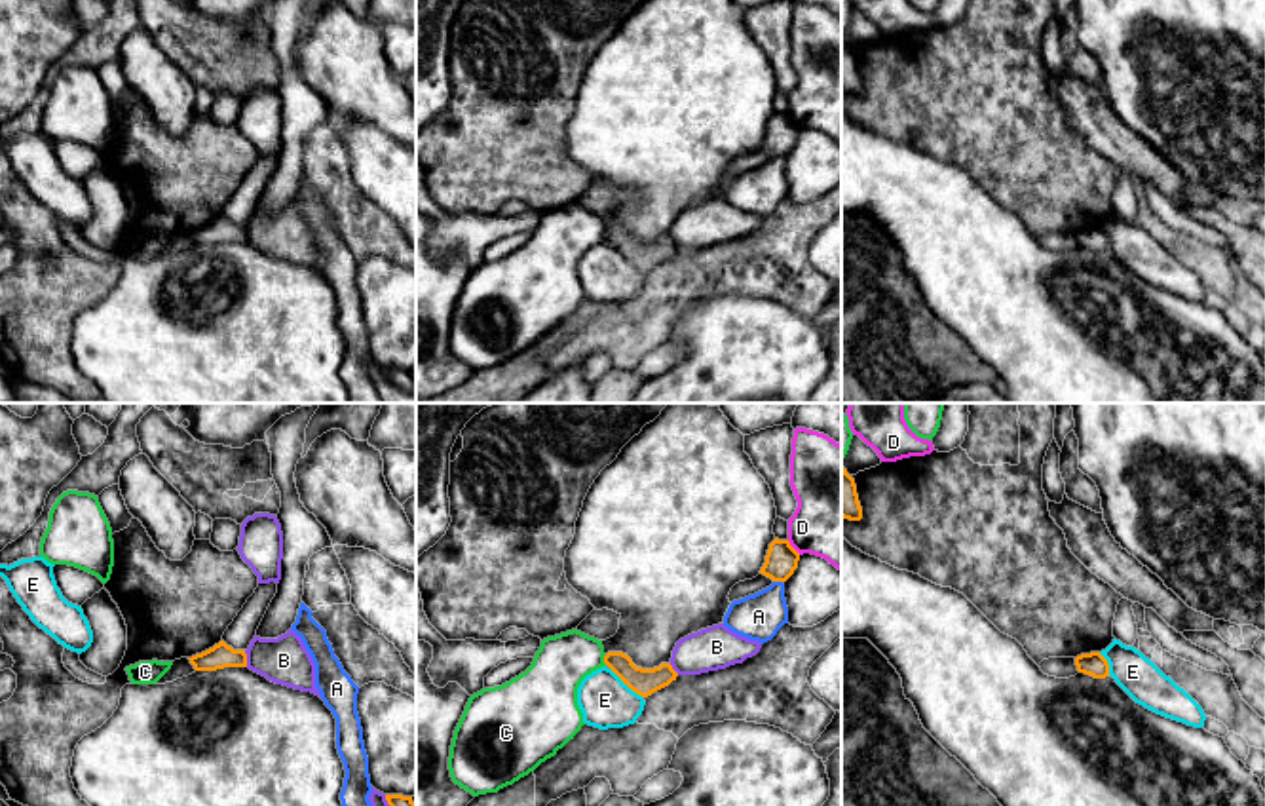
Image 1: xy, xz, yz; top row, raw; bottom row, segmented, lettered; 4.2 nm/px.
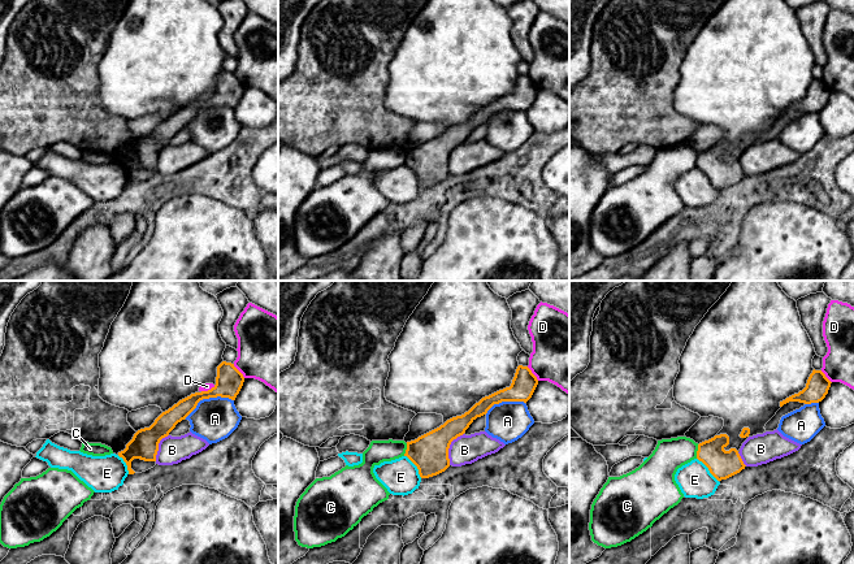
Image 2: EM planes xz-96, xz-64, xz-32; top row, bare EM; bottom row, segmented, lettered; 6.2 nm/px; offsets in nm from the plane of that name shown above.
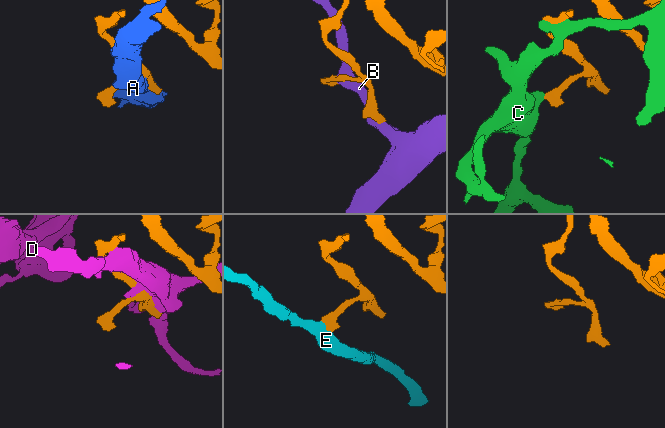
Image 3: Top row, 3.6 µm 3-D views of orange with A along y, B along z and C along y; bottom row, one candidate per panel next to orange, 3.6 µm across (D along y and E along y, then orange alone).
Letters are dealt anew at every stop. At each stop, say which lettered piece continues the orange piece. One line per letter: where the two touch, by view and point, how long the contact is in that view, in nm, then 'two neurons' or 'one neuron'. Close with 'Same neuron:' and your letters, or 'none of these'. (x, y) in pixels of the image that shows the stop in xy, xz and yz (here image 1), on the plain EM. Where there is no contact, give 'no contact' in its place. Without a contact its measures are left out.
A: contact xz (777, 154); length 40 nm; two neurons
B: contact xy (245, 232); length 70 nm; two neurons
C: contact xz (604, 234); length 50 nm; two neurons
D: contact xz (792, 122); length 90 nm; two neurons
E: contact xz (627, 259); length 190 nm; two neurons
Same neuron: none of these

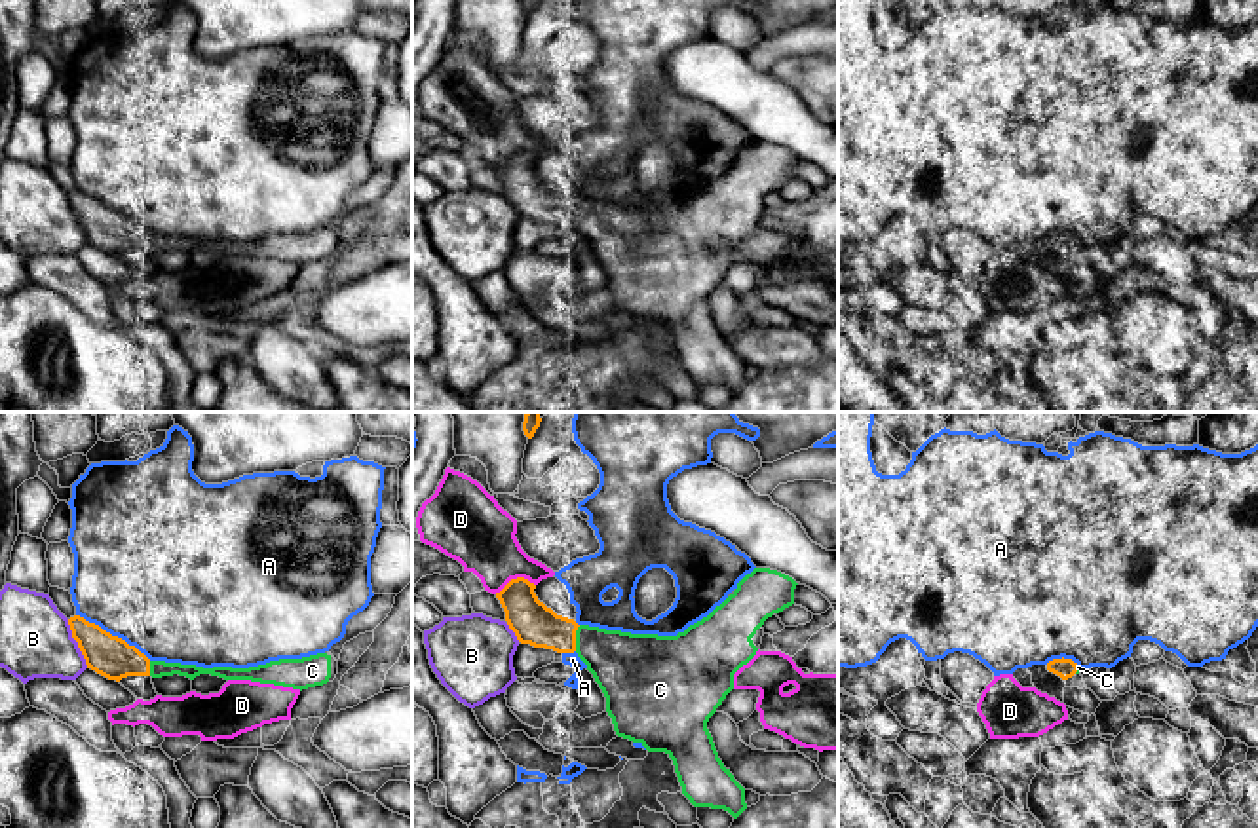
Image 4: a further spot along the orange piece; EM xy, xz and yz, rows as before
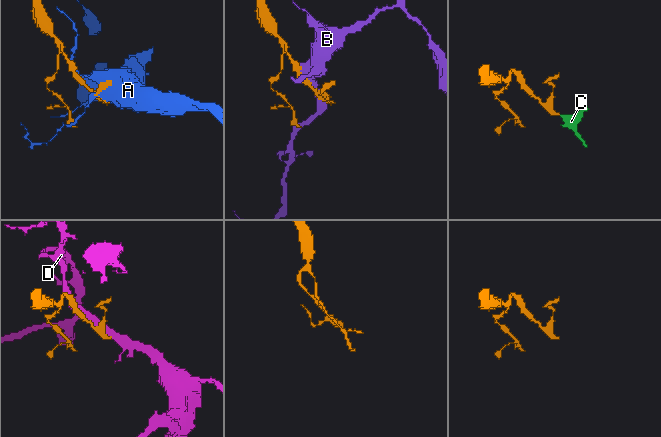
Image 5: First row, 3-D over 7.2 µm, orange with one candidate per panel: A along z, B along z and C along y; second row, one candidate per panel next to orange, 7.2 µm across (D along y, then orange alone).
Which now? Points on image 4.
A: contact xy (114, 211); length 380 nm; two neurons
B: contact xy (78, 219); length 220 nm; two neurons
C: contact xz (574, 213); length 110 nm; one neuron
D: contact xz (514, 154); length 180 nm; two neurons
Same neuron: C

